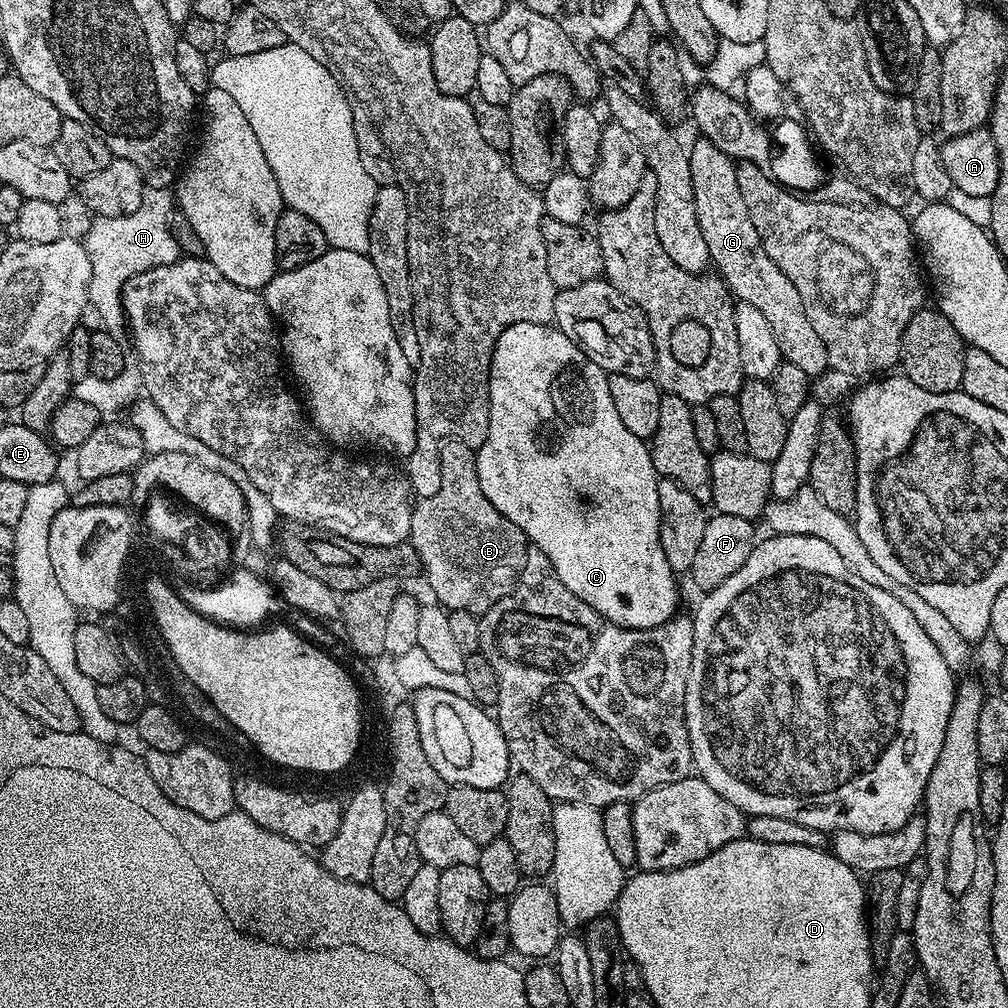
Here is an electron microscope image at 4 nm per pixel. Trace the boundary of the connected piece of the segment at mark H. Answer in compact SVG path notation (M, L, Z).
M145 187L142 206L134 214L118 218L97 216L91 222L88 233L82 236L86 254L90 258L90 286L88 302L98 315L104 319L103 327L108 330L123 329L124 283L138 272L145 272L154 266L172 264L181 259L182 253L174 234L170 230L170 214L174 210L174 196L167 188Z

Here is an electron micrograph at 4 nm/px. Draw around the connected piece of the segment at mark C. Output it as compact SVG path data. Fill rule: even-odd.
M518 322L506 330L492 351L492 365L489 378L489 433L485 444L476 452L476 469L482 494L514 526L523 530L531 547L542 550L546 558L550 558L550 566L558 574L562 586L573 592L582 602L586 602L598 614L602 614L610 622L623 628L653 628L664 624L677 615L676 603L680 600L680 592L676 589L677 573L673 572L670 562L666 562L666 554L660 541L660 511L658 510L658 477L652 461L649 445L640 440L630 430L626 430L622 418L618 418L618 410L614 410L614 398L610 398L609 374L594 363L588 354L566 334L552 324L535 324L534 322Z

